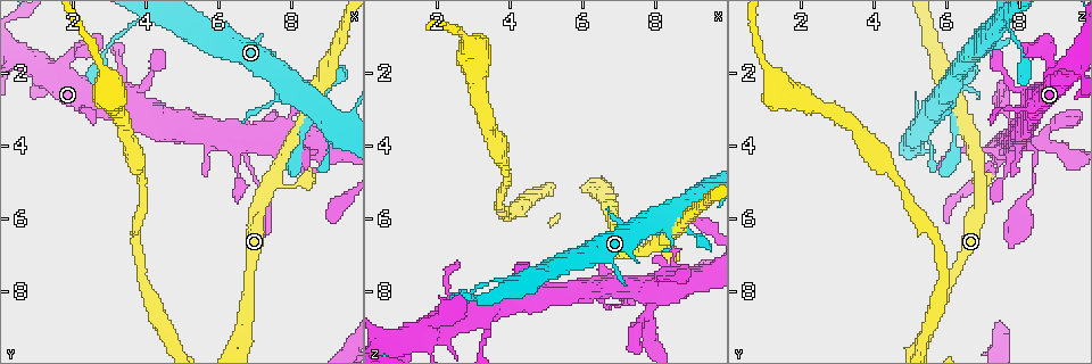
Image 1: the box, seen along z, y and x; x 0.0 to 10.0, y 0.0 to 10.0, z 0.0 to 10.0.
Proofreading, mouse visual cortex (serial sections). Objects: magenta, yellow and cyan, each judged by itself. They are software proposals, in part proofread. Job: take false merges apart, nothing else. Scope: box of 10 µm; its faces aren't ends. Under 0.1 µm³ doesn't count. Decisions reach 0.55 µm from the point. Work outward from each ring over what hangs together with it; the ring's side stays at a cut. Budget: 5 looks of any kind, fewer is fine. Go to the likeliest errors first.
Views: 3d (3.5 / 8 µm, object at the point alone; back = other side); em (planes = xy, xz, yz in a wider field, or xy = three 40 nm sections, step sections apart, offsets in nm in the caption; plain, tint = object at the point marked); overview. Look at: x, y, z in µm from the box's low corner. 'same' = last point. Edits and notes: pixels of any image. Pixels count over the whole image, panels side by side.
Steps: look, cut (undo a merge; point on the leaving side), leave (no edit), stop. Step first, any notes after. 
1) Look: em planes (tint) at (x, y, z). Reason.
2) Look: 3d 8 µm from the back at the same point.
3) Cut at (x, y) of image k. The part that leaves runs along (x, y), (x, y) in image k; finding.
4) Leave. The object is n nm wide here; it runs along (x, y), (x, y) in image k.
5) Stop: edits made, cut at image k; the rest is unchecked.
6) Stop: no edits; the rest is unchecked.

Look: 3d 3.5 µm at (7.45, 5.05, 6.90). Thin neck.

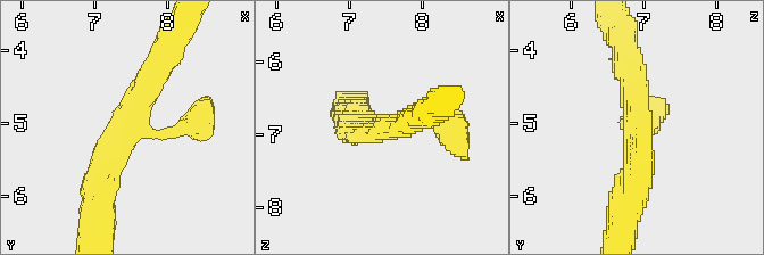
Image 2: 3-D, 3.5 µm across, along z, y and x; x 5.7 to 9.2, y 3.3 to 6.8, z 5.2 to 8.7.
Look: em xy step 1 (tint) at (7.45, 5.00, 6.90). Shape alone is not enough.

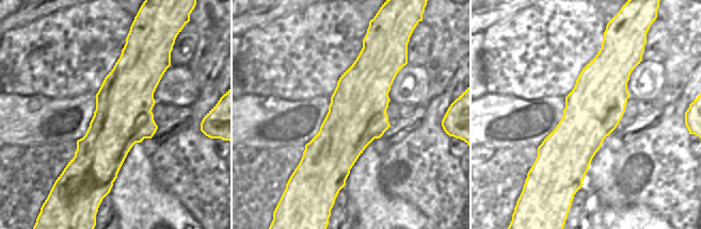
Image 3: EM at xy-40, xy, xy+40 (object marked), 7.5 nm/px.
Leave. The arms are 150, 300, 350 nm wide; one cell here.

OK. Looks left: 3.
Look: 3d 3.5 µm from the back at (3.70, 2.55, 8.20).

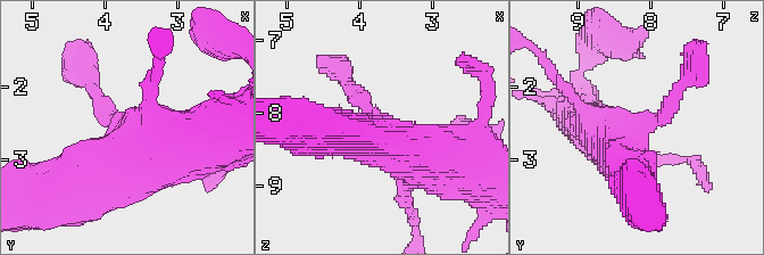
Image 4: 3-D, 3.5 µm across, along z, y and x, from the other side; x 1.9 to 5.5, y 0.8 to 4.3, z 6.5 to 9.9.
Look: em planes (plain) at (3.70, 2.50, 8.20). Shape alone is not enough.

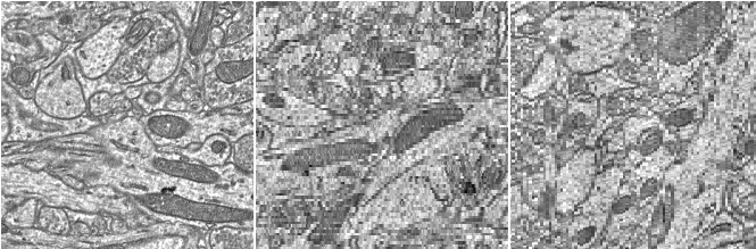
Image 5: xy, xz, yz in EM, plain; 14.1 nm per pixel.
Look: em planes (tint) at the same point.

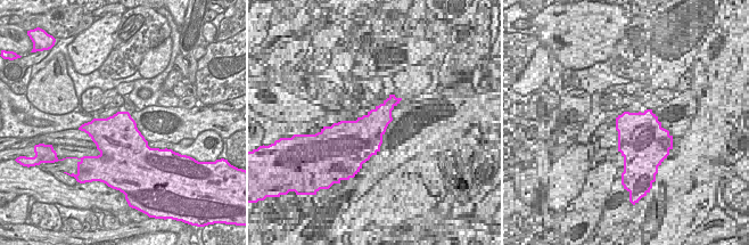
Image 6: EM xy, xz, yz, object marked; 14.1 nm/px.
Leave. It runs along (216, 136), (147, 139), (76, 171) in image 4; one cell here.

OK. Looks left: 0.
Stop: no edits; the rest is unchecked.

